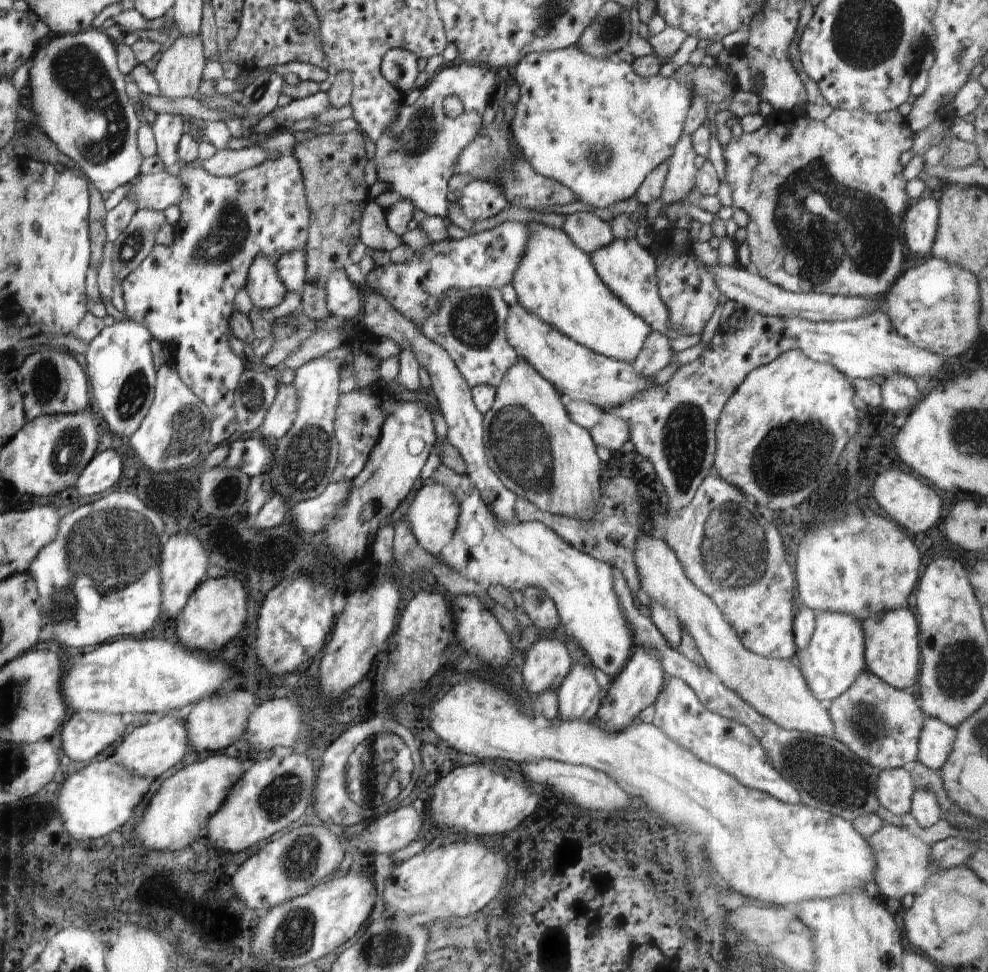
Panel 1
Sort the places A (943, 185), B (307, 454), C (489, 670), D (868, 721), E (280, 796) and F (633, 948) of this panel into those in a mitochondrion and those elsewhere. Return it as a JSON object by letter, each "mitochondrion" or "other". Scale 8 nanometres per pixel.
{"A":"other","B":"mitochondrion","C":"other","D":"mitochondrion","E":"mitochondrion","F":"other"}

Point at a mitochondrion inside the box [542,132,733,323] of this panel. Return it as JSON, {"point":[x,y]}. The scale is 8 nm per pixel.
{"point":[598,157]}

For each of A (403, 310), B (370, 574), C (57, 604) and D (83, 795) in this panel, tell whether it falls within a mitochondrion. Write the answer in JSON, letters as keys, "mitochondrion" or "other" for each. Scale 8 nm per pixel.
{"A":"other","B":"other","C":"mitochondrion","D":"other"}

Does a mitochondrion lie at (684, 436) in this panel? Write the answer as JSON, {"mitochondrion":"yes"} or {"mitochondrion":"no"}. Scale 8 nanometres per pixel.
{"mitochondrion":"yes"}

